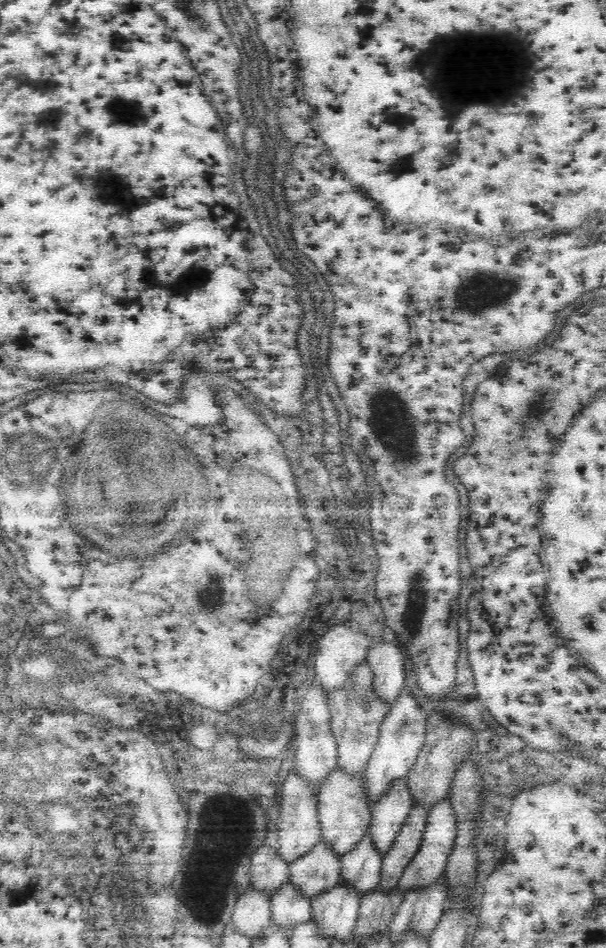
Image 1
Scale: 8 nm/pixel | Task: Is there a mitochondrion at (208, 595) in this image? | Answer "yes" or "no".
yes

